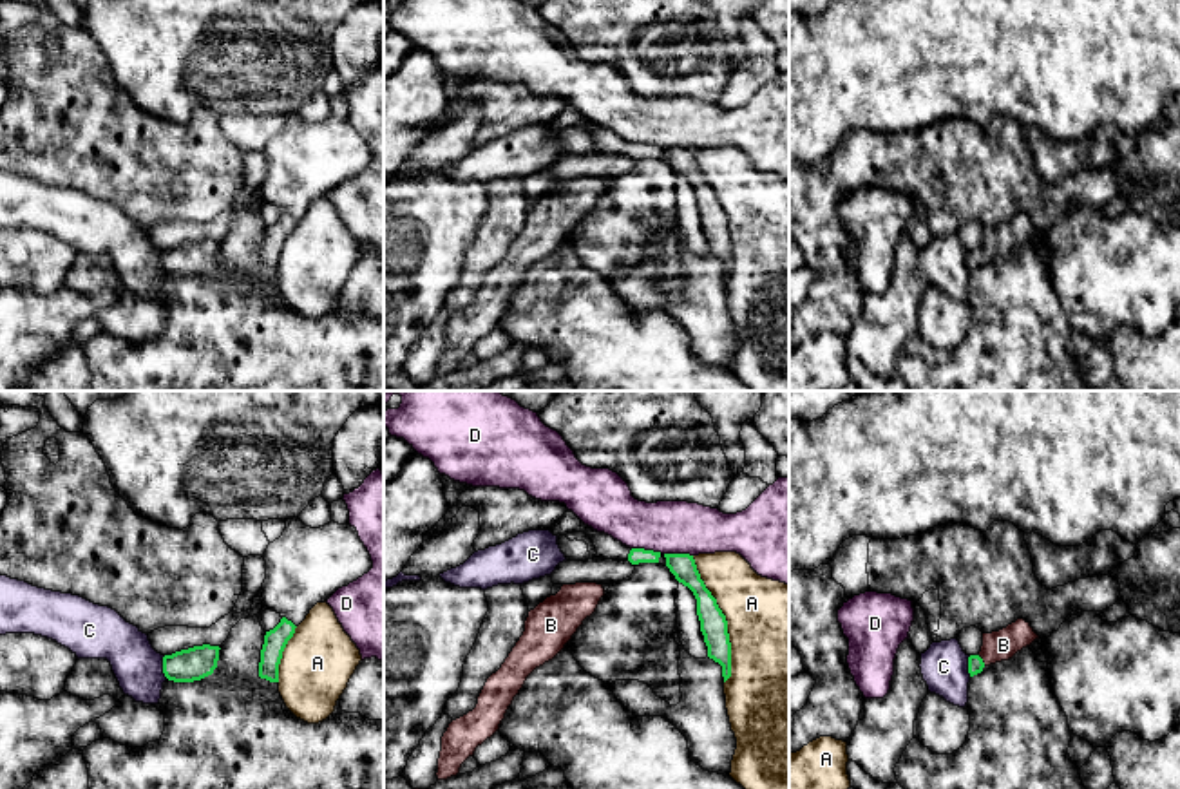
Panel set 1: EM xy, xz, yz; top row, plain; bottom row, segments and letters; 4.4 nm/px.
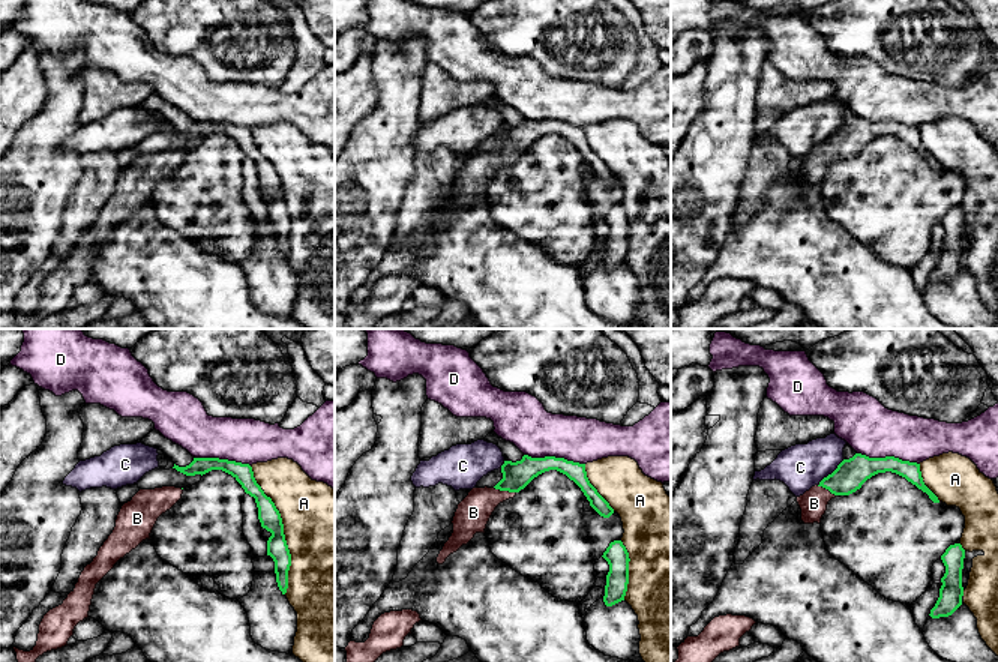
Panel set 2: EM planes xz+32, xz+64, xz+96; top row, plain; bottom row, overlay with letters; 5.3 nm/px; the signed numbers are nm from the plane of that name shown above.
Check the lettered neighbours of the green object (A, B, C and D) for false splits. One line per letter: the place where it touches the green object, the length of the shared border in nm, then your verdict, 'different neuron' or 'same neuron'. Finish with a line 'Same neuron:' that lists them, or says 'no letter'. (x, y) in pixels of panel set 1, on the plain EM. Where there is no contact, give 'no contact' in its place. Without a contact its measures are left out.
A: xz (724, 214) | 600 nm | different neuron
B: yz (981, 256) | 60 nm | same neuron
C: xy (163, 261) | 110 nm | different neuron
D: xz (647, 145) | 140 nm | different neuron
Same neuron: B

